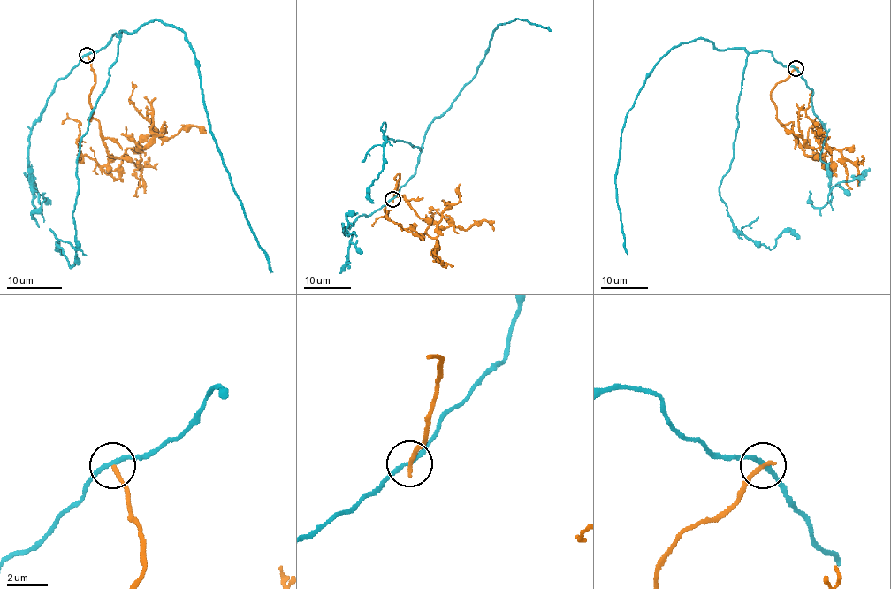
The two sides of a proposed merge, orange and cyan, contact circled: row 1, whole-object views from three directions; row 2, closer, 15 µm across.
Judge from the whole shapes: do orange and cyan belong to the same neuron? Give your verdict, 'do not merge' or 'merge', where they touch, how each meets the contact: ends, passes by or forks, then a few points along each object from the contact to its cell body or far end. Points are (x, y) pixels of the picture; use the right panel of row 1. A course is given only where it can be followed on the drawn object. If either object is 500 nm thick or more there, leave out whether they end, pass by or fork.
do not merge; place (795, 68); orange ends; cyan passes by; course orange (795, 69), (772, 92), (776, 117), (828, 166), (809, 144), (823, 124); course cyan (795, 69), (770, 52), (719, 49), (703, 39), (681, 42), (663, 57), (621, 131), (616, 190), (628, 254)

